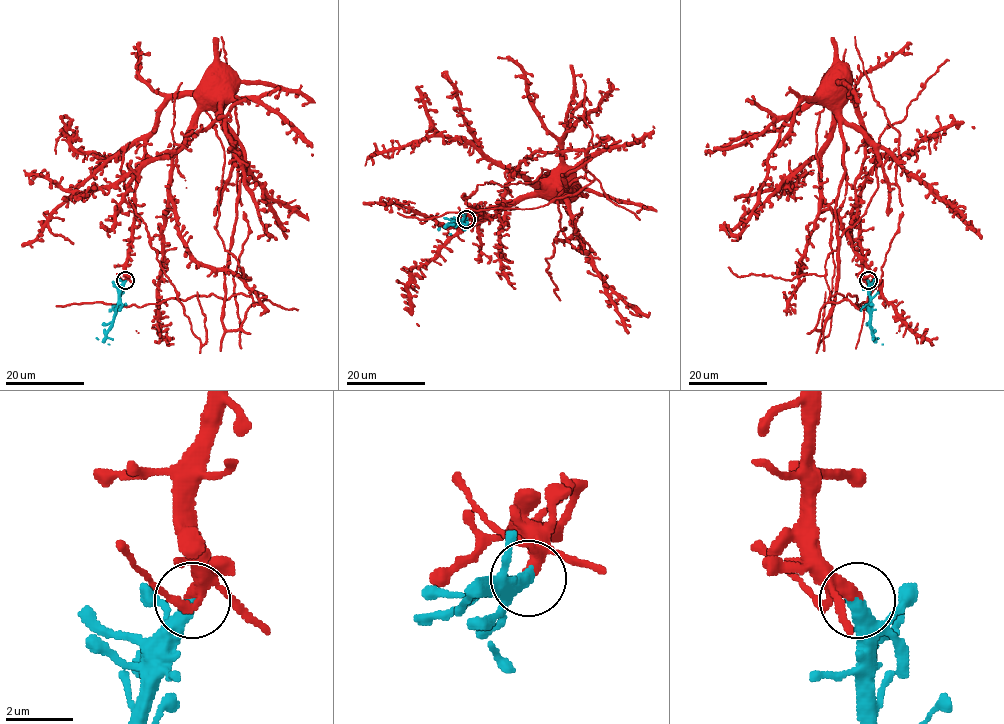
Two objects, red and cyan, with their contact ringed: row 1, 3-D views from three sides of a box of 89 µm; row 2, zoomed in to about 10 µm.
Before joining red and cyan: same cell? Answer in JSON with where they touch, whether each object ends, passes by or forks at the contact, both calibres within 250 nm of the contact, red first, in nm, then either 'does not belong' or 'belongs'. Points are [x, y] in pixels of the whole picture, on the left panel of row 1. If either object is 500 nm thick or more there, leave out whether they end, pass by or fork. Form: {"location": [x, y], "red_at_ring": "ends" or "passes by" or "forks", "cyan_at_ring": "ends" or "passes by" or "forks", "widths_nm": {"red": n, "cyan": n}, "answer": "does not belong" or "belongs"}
{"location": [125, 280], "red_at_ring": "passes by", "cyan_at_ring": "ends", "widths_nm": {"red": 300, "cyan": 480}, "answer": "belongs"}

